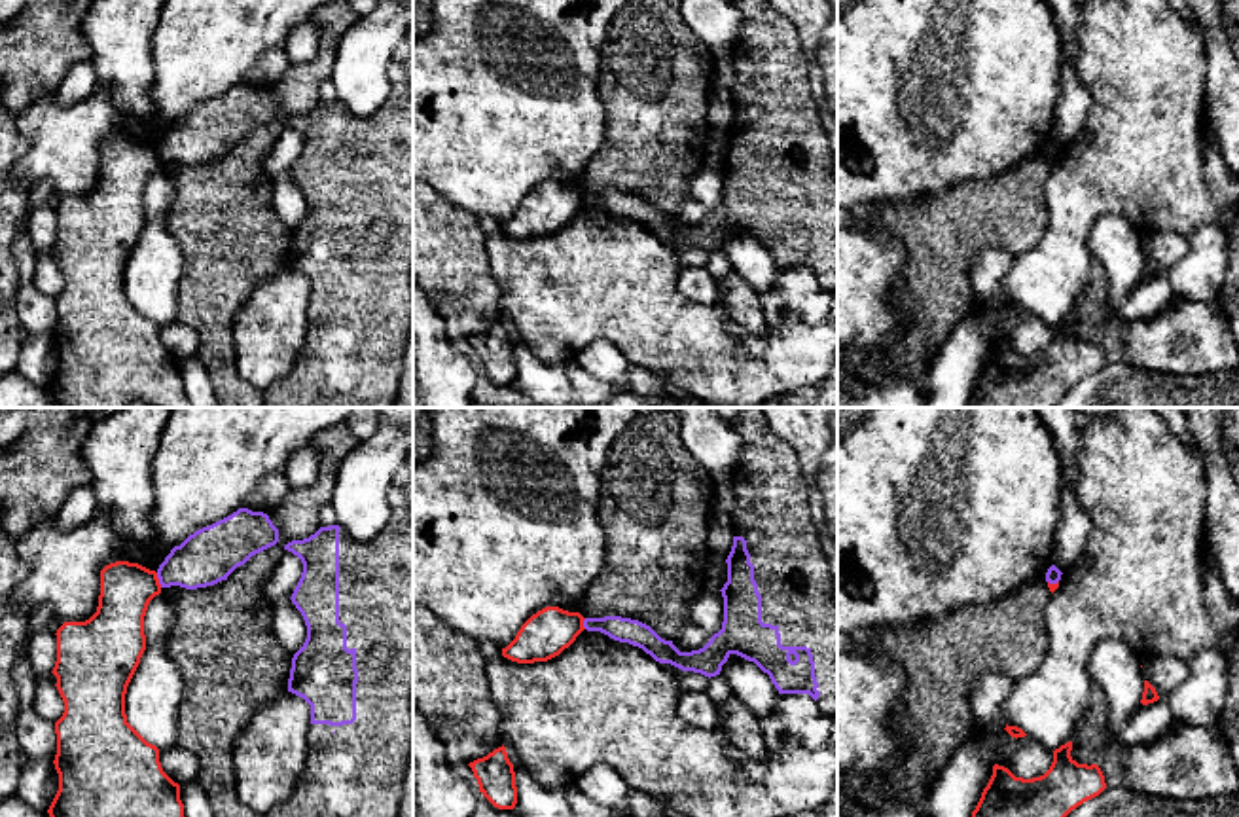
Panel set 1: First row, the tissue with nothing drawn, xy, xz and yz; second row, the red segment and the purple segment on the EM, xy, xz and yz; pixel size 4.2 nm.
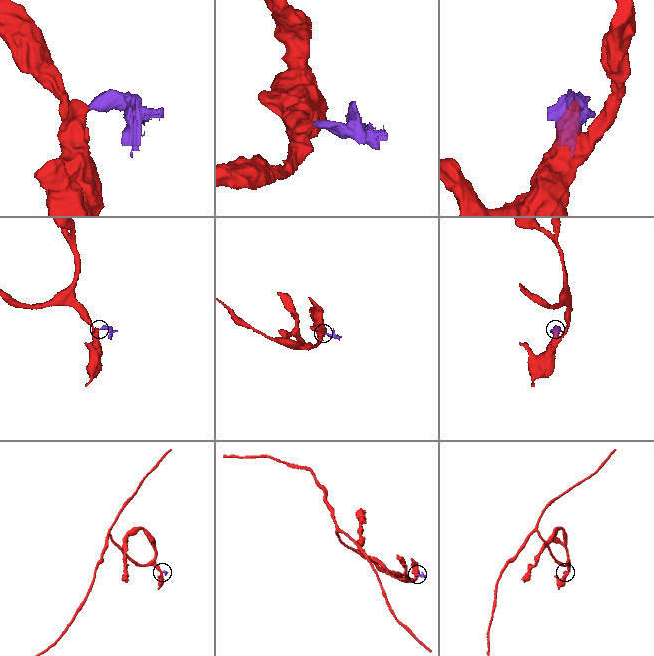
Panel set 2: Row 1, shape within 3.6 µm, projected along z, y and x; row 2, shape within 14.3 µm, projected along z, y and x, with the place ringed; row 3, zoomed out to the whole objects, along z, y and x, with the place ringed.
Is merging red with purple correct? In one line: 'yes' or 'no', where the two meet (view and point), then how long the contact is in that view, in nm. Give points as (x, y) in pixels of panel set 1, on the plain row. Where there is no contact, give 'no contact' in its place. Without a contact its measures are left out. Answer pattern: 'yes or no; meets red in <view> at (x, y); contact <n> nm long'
no; meets red in xy at (158, 156); contact 70 nm long

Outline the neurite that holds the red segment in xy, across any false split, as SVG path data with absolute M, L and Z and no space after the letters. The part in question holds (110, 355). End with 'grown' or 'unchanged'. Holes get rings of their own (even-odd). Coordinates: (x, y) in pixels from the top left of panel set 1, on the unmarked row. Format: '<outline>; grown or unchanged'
M116 136L100 146L100 171L97 188L85 197L64 197L57 205L57 237L53 250L64 277L64 288L55 298L59 366L47 385L59 408L191 408L180 375L180 360L161 343L159 324L148 318L125 290L127 262L146 226L144 191L150 176L161 169L155 146L138 138Z; unchanged

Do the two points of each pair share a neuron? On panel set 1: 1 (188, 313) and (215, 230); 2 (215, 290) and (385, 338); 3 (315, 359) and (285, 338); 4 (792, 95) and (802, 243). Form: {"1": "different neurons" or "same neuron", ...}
{"1": "same neuron", "2": "different neurons", "3": "different neurons", "4": "same neuron"}

